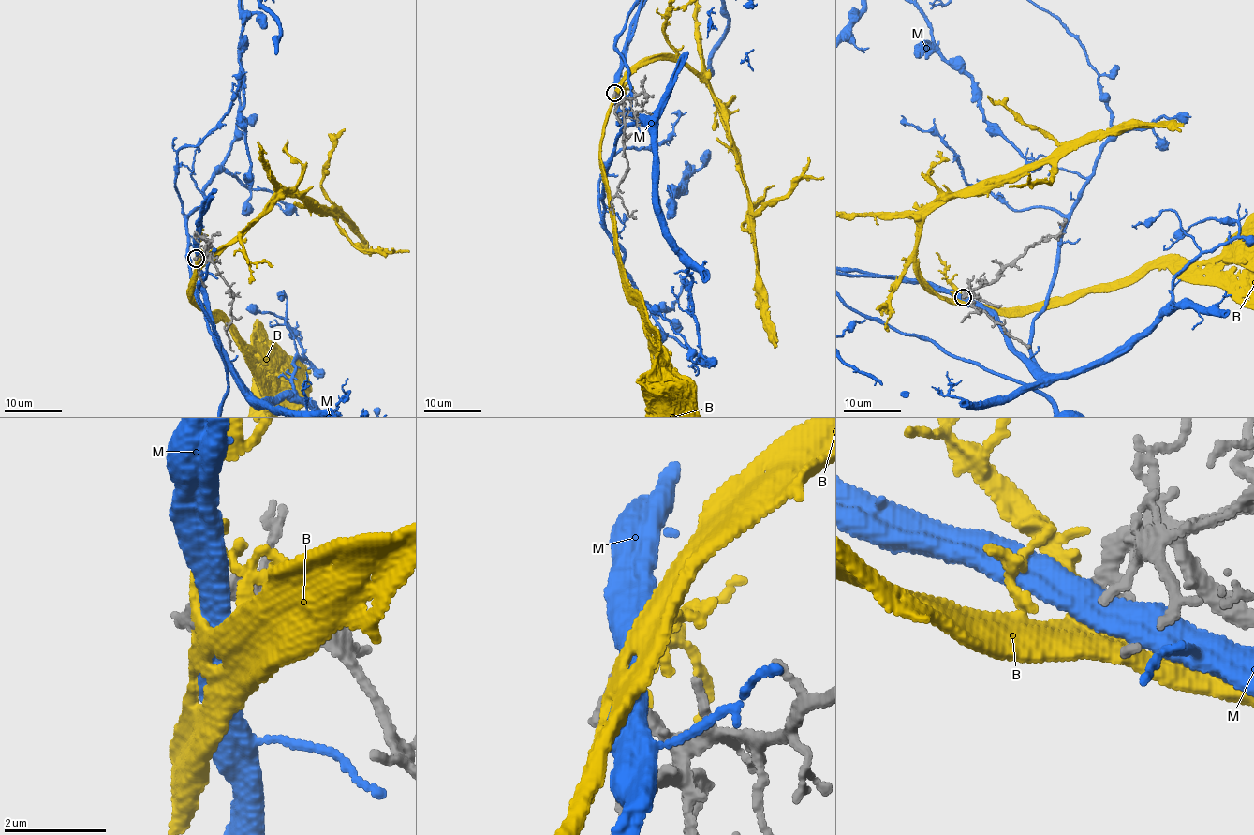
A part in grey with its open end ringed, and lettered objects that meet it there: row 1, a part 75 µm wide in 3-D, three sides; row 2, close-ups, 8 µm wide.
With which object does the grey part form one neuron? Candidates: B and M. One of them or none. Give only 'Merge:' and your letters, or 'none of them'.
Merge: B

